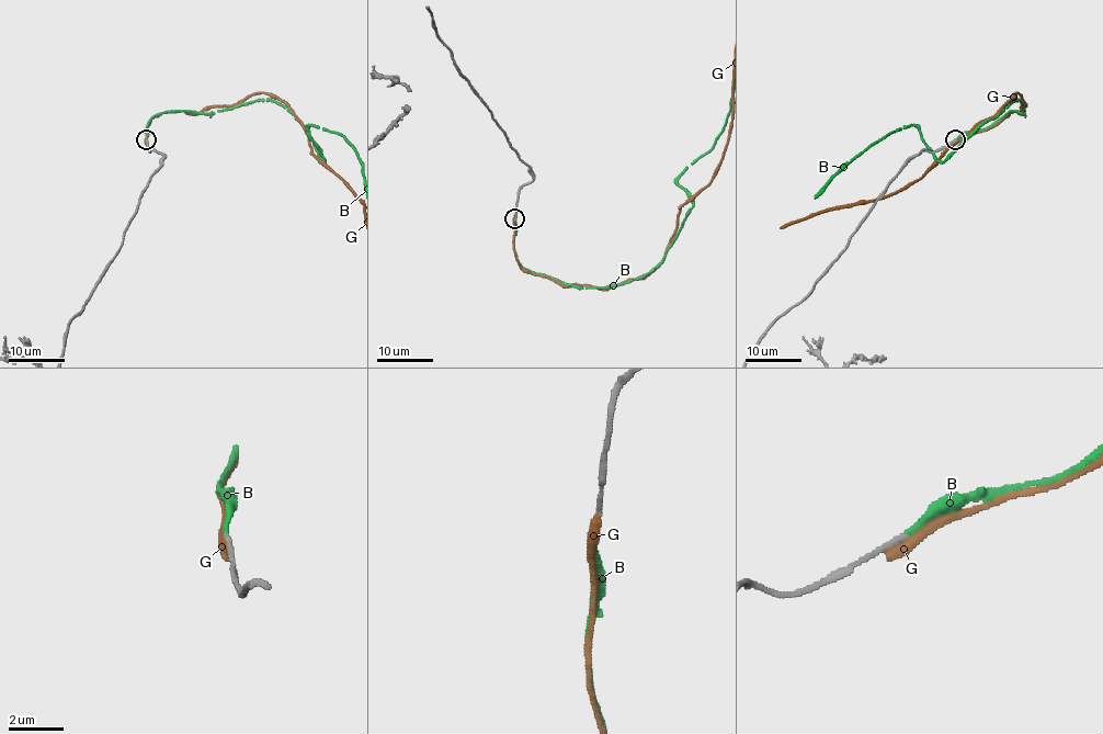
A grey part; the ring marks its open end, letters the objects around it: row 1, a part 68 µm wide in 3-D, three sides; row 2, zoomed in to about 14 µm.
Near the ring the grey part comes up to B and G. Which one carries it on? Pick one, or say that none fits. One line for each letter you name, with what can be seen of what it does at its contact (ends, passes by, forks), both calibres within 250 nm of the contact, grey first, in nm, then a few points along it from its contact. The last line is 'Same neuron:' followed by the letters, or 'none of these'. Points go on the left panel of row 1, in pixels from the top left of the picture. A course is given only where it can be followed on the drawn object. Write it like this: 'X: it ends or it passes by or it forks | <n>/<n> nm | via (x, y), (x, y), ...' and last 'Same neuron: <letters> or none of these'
B: it ends | 190/180 nm
Same neuron: B

